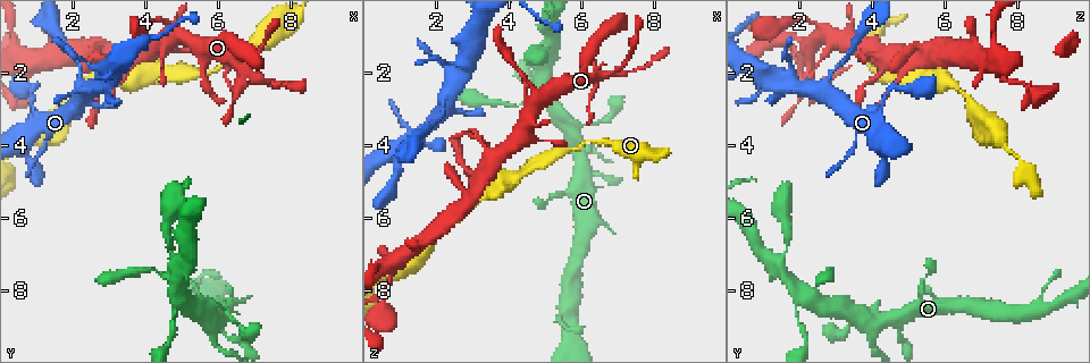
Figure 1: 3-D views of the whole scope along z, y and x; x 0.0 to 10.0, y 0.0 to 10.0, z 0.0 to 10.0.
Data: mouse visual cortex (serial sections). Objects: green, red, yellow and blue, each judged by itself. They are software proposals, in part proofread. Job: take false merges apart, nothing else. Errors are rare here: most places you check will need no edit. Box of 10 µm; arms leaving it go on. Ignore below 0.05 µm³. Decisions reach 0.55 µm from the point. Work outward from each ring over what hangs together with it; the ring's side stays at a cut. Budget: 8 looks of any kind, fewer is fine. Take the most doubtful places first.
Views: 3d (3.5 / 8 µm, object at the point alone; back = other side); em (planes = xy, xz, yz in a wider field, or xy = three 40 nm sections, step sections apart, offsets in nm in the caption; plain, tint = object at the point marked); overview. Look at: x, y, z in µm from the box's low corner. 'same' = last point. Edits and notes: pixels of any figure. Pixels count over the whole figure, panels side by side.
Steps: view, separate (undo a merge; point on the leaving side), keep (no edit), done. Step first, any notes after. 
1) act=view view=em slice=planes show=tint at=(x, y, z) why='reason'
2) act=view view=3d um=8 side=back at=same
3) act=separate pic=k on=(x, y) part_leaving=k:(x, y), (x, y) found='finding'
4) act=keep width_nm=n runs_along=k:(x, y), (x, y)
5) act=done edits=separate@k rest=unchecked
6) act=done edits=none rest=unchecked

act=view view=3d um=3.5 at=(2.30, 2.65, 2.75) why='three-way junction'

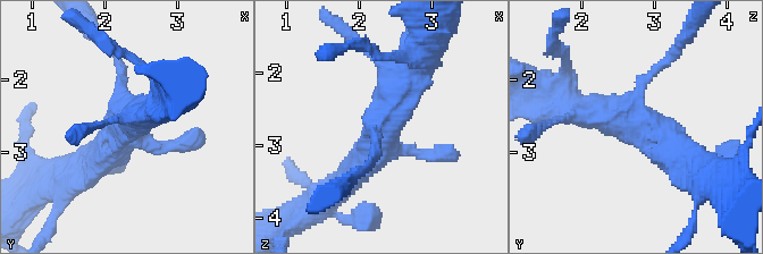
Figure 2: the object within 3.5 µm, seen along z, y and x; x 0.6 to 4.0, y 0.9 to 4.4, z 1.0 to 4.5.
act=view view=em slice=planes show=plain at=(2.35, 2.60, 2.70)

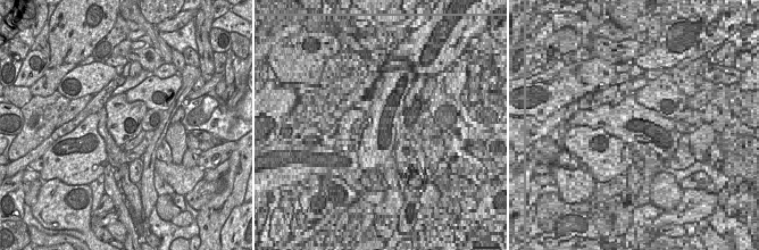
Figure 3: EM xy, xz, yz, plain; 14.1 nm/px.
act=view view=em slice=planes show=tint at=same why='with the object marked'

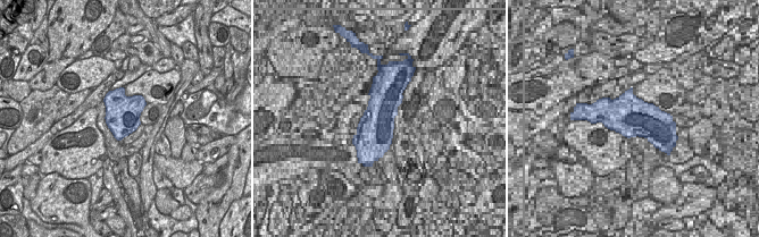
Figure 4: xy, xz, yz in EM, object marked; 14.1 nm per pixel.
act=keep found='all the same cell'

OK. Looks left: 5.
act=view view=3d um=3.5 at=(6.85, 2.00, 2.00) why='calibre changes'

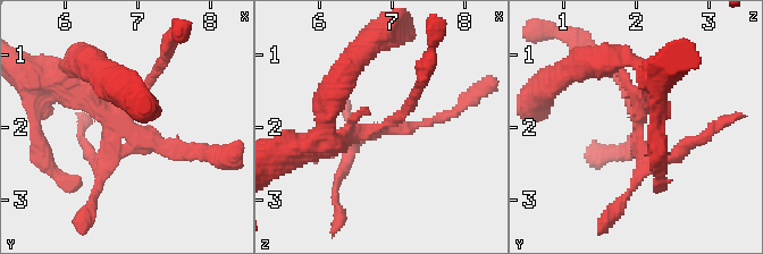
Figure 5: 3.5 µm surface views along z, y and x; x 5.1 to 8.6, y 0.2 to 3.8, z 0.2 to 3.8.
act=view view=em slice=xy step=3 show=tint at=(6.85, 1.95, 2.05)

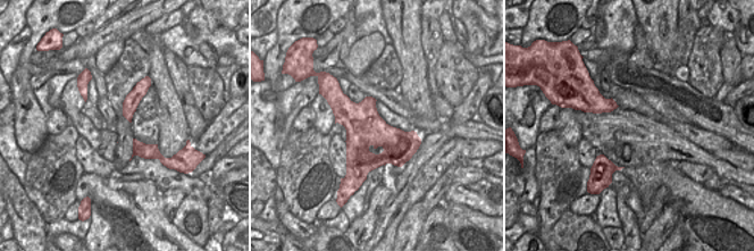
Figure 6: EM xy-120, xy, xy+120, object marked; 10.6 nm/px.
act=view view=em slice=planes show=tint at=same

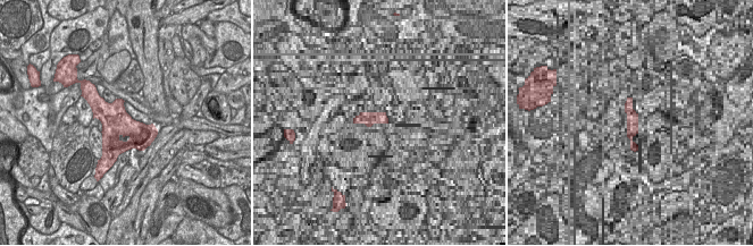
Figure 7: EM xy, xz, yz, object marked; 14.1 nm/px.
act=keep runs_along=5:(64, 77), (147, 143), (189, 150) found='one cell here'

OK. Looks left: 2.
act=view view=3d um=3.5 at=(5.00, 8.25, 2.40) why='looks like a crossing'

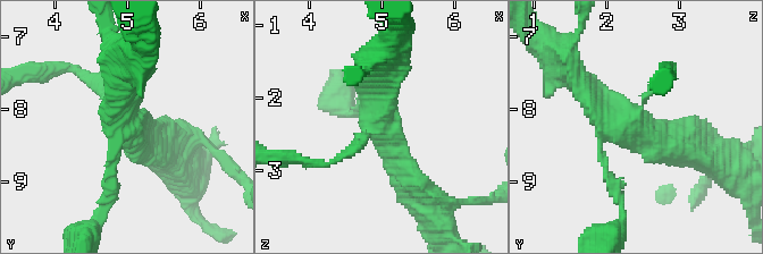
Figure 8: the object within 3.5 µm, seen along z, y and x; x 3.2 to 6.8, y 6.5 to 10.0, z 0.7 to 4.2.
act=view view=em slice=xy step=2 show=tint at=(5.00, 8.20, 2.35) arms=4 arm_widths_nm=100,150,300,400

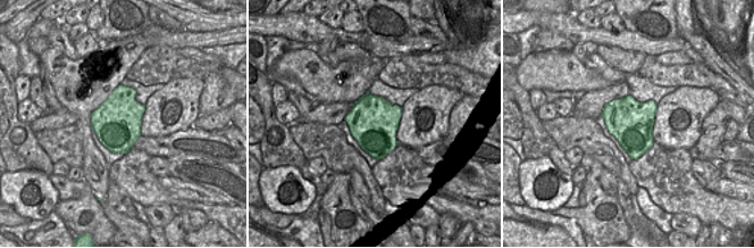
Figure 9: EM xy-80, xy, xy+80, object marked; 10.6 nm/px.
act=keep runs_along=8:(692, 150), (617, 125), (576, 79) found='continuous, no second cell'

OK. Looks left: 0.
act=done edits=none rest=unchecked

